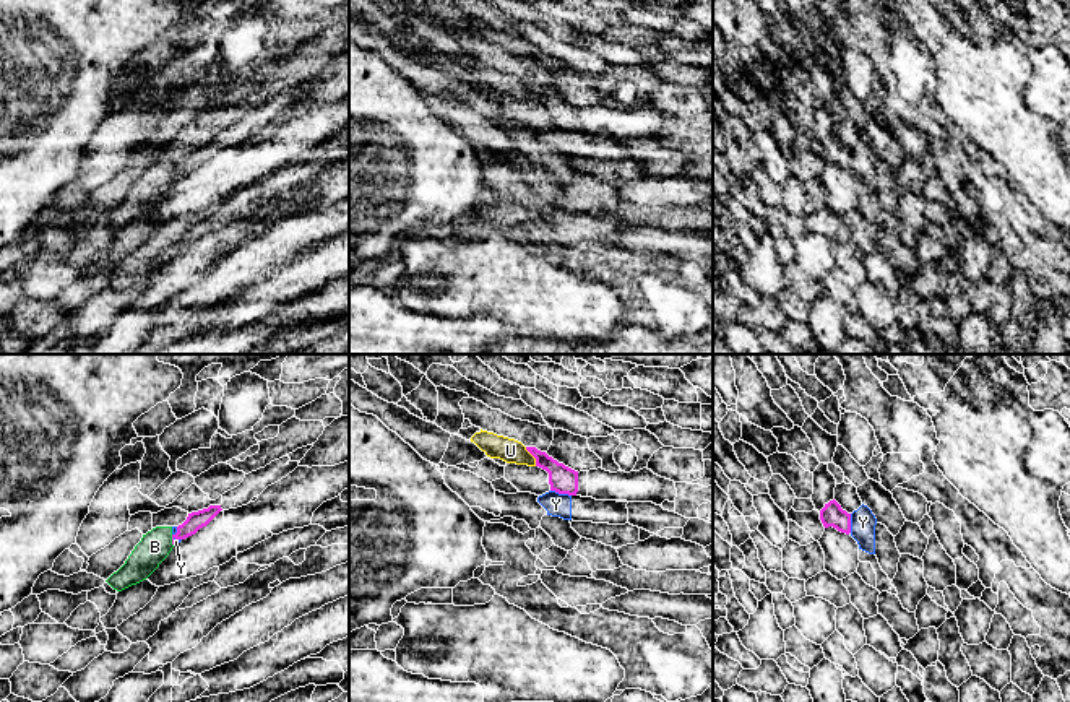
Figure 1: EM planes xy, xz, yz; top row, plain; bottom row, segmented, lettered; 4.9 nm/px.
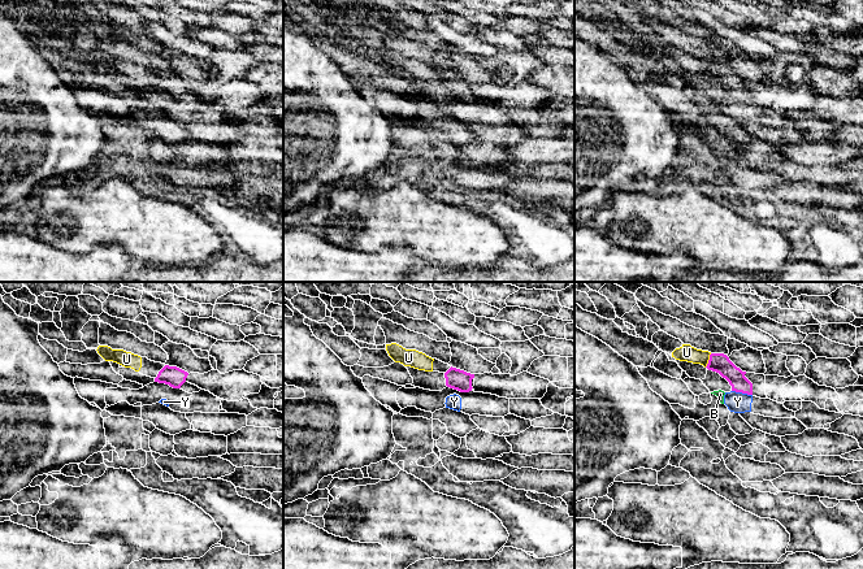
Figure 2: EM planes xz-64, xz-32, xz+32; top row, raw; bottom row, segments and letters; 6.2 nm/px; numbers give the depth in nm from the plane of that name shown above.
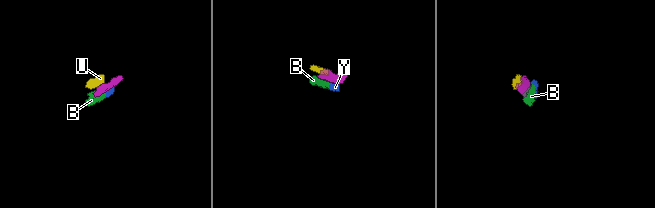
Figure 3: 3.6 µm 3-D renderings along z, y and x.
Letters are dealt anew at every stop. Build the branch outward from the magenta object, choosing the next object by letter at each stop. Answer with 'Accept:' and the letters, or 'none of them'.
Accept: none of them

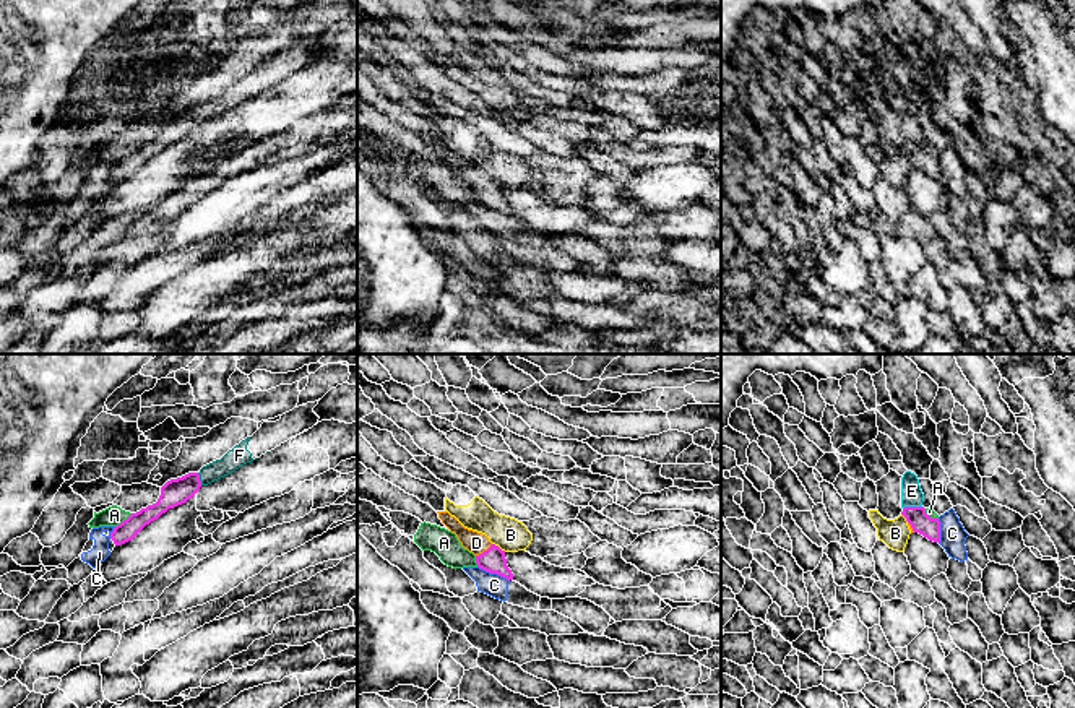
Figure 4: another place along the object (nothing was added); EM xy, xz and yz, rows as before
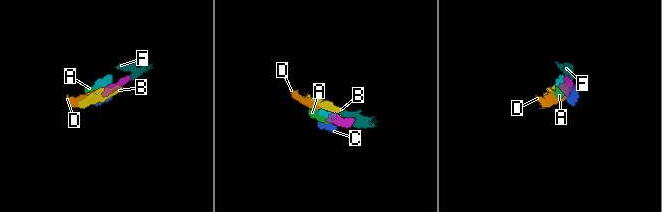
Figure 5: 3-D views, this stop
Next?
Accept: D, F

